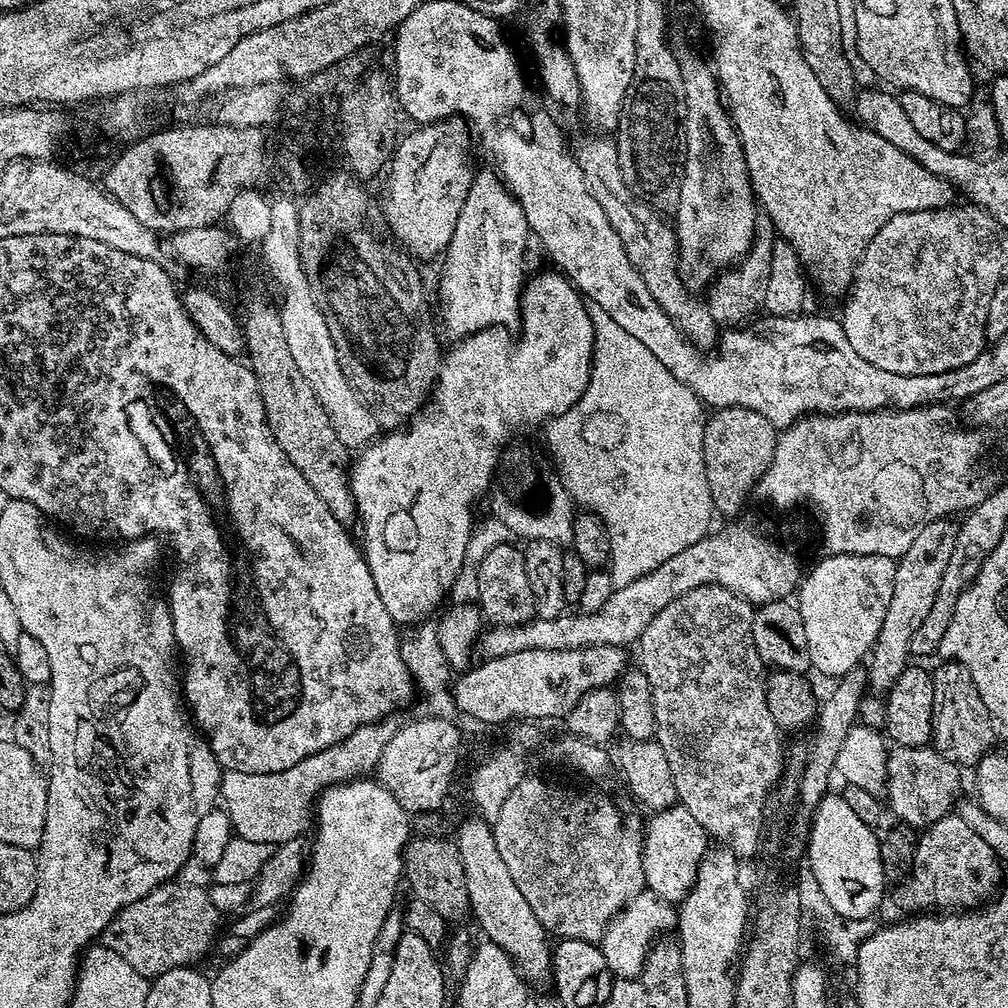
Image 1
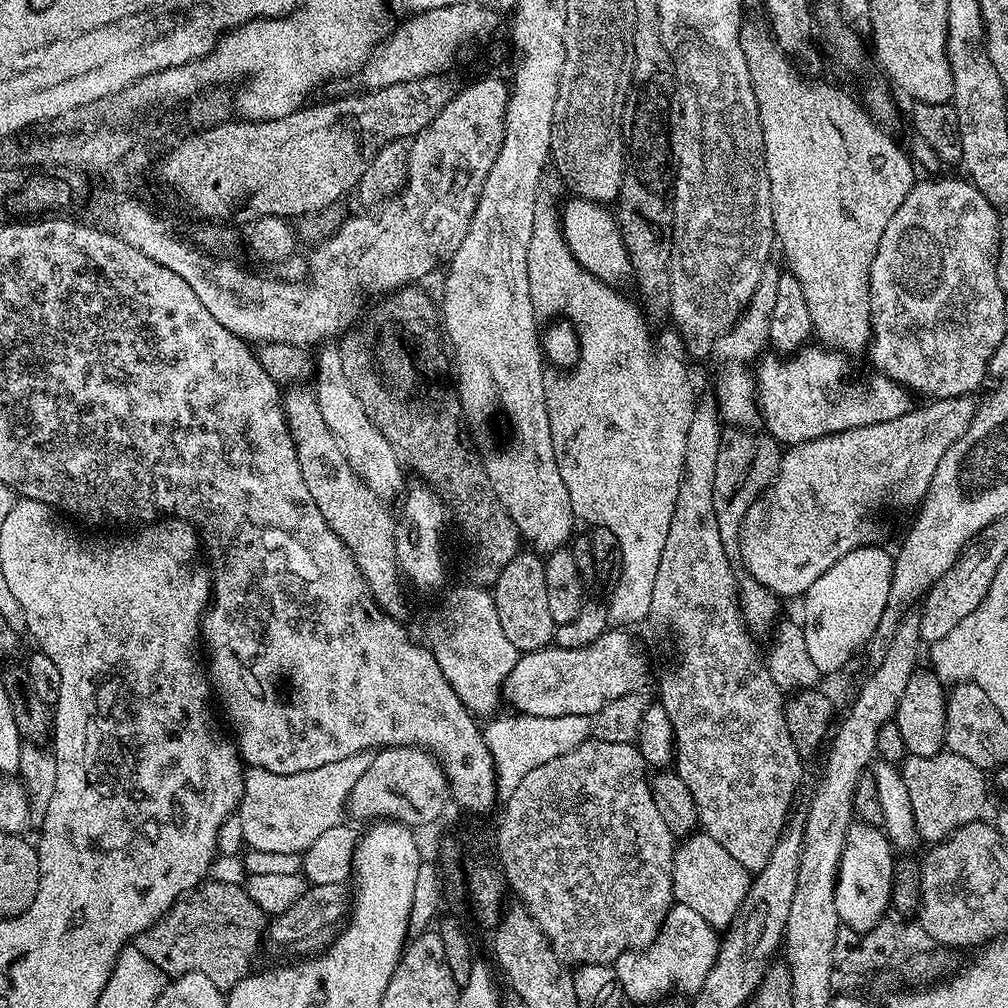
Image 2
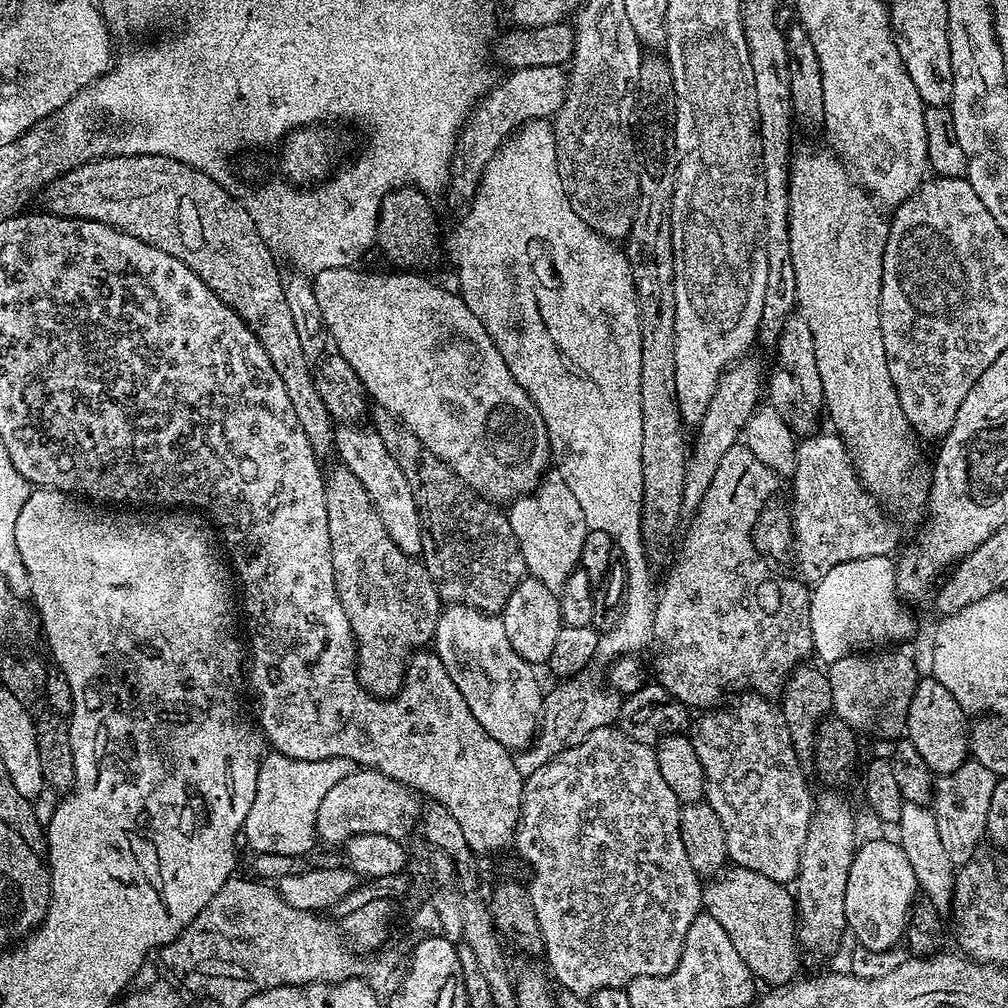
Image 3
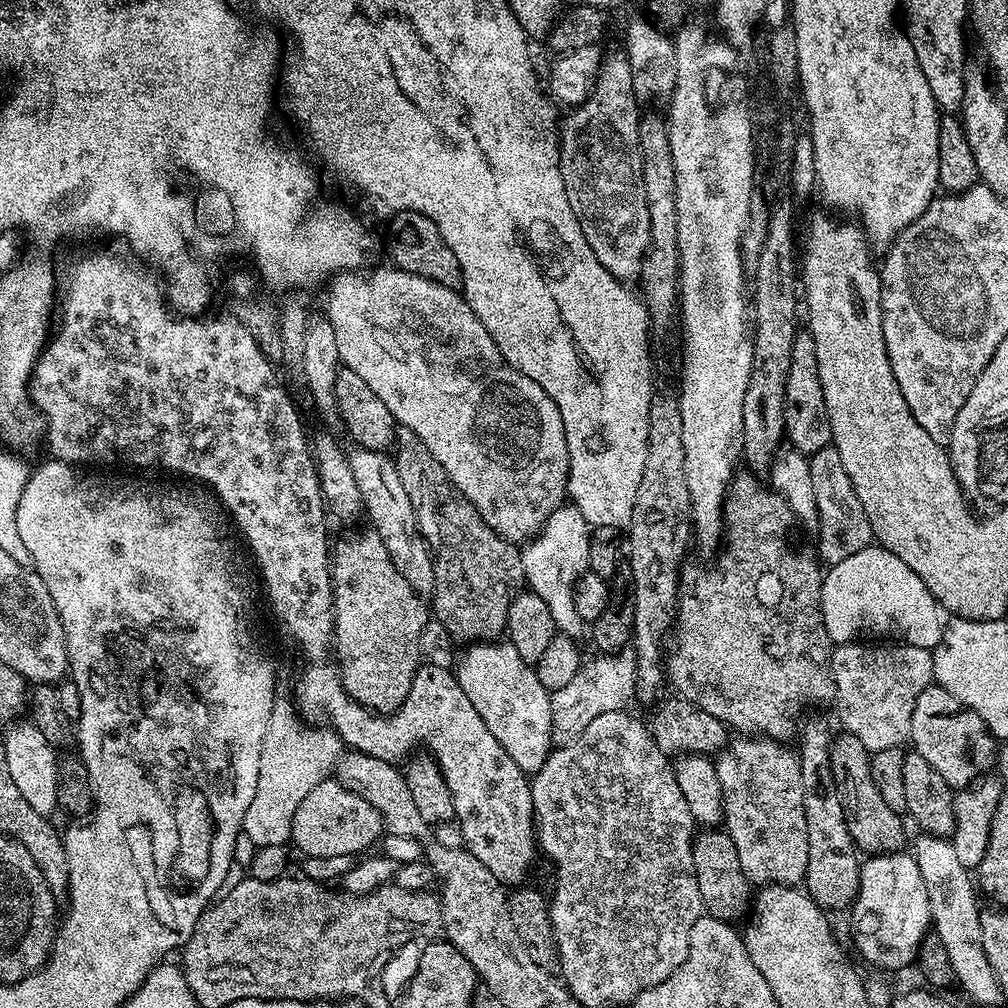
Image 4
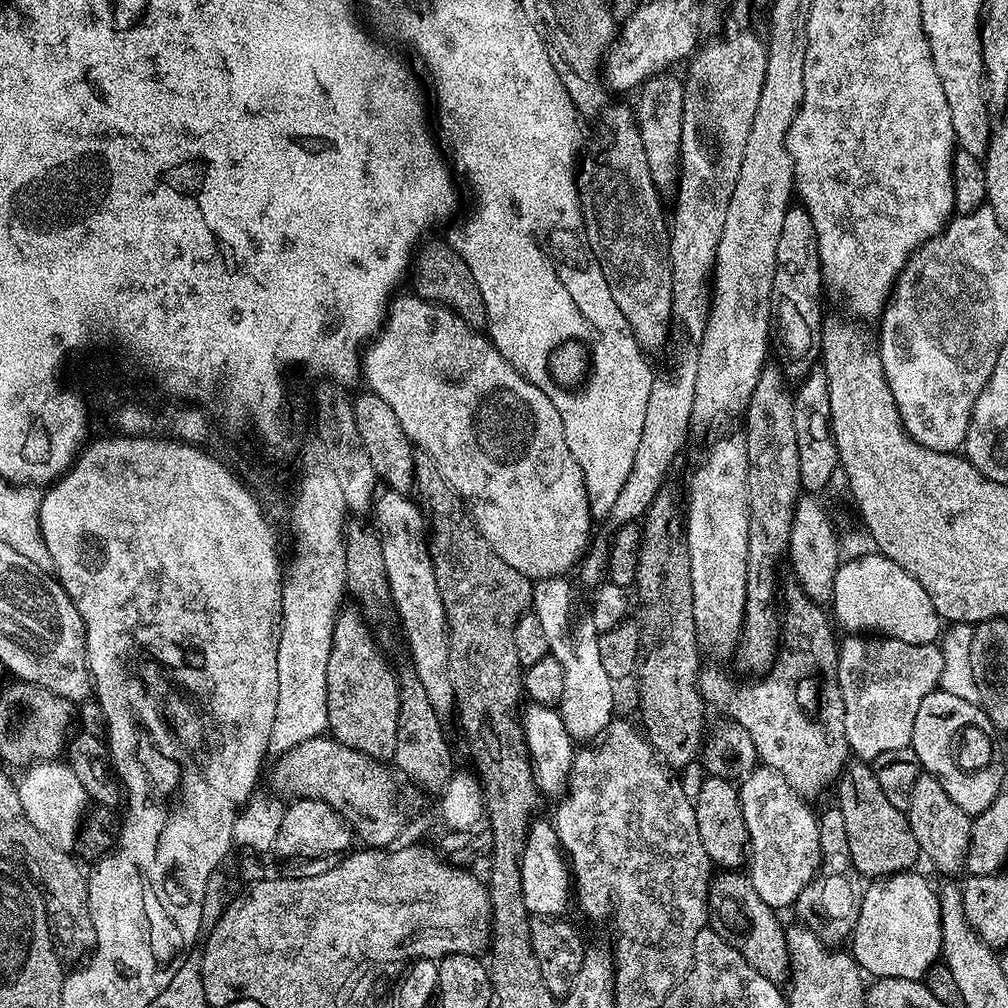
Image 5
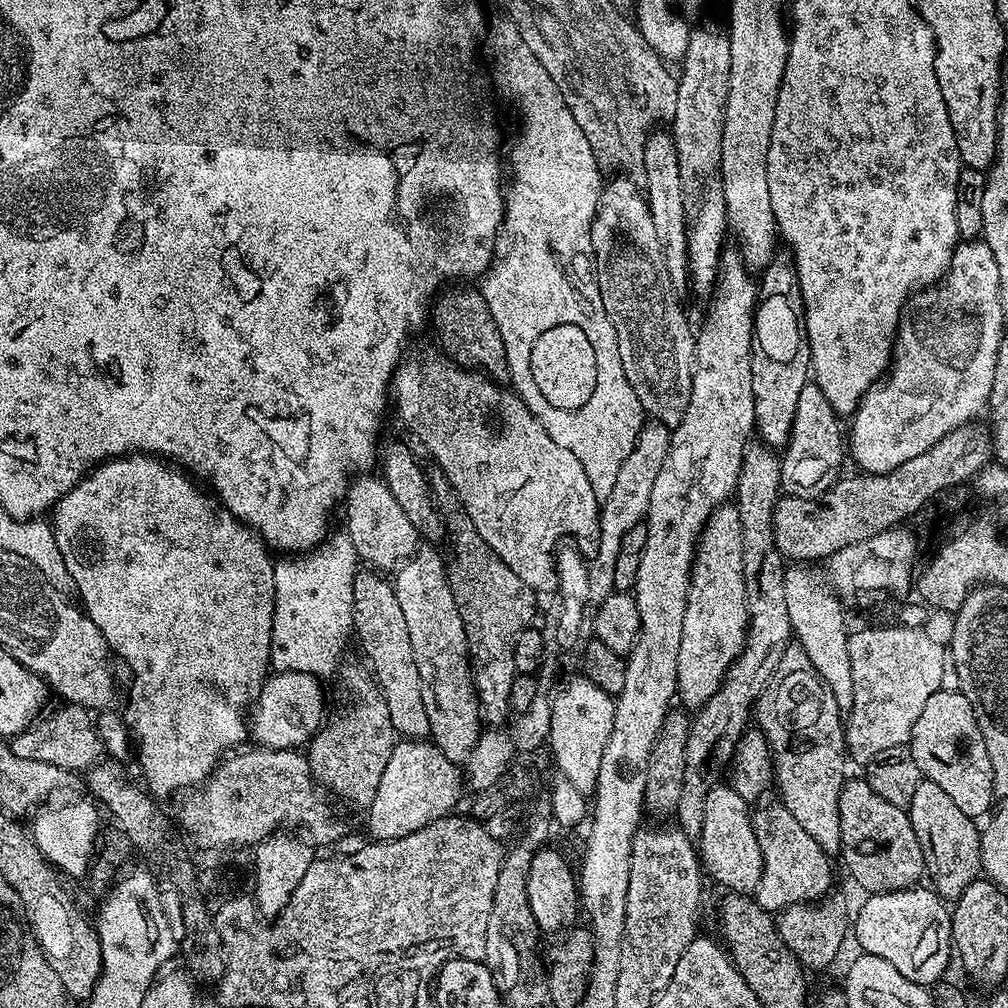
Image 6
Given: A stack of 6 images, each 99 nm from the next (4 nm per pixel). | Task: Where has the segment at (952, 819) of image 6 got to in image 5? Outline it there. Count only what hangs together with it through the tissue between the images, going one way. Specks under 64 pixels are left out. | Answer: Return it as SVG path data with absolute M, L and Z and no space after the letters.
M927 774L917 775L914 786L906 794L907 800L908 830L915 847L919 851L921 848L942 871L961 871L972 833L972 820L968 813L954 806L954 802L950 802L950 794L946 794L938 781Z

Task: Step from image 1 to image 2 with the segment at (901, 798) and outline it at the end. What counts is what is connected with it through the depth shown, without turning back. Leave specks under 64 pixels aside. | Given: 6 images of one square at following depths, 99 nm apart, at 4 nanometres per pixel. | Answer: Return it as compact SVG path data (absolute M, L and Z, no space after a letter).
M941 750L937 756L908 756L902 764L902 775L906 791L910 794L910 810L914 810L916 834L921 841L928 840L929 845L939 844L954 830L984 816L984 803L988 800L988 784L984 781L986 772L985 769L974 766L974 762L953 752Z

